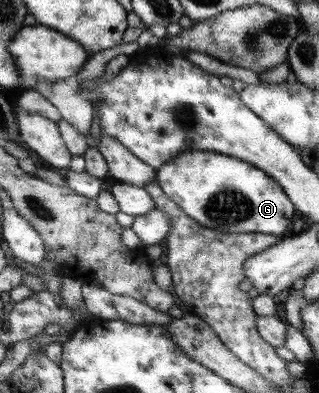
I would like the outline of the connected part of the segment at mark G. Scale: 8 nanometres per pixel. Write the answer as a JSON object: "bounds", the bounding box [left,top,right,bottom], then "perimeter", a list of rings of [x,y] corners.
{"bounds":[156,151,296,236],"perimeter":[[[215,151],[184,152],[156,171],[156,183],[191,219],[224,234],[248,233],[282,236],[294,223],[296,209],[267,172],[255,164]]]}

